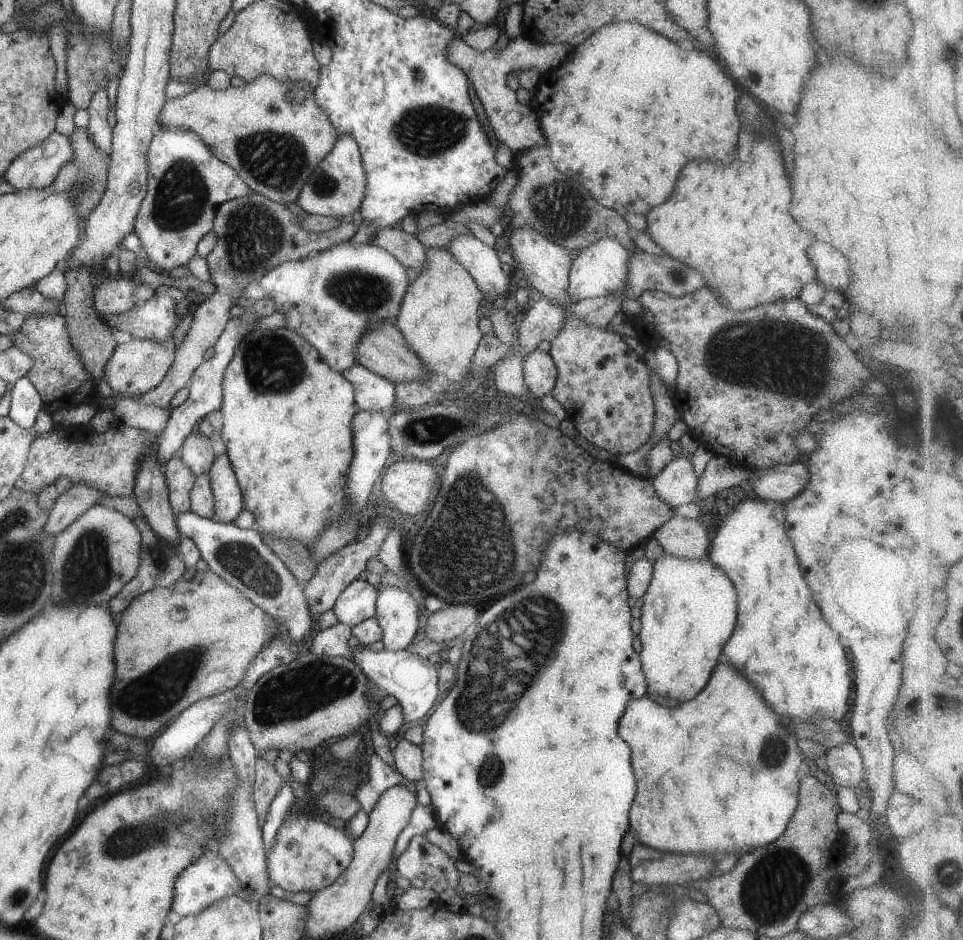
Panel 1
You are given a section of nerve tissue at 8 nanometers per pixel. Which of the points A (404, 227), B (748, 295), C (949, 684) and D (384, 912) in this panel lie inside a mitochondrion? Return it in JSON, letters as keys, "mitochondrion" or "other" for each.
{"A":"other","B":"other","C":"other","D":"other"}

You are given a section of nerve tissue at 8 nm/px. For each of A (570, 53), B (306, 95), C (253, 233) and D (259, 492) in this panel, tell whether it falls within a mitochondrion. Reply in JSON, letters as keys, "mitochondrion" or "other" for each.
{"A":"other","B":"other","C":"mitochondrion","D":"other"}

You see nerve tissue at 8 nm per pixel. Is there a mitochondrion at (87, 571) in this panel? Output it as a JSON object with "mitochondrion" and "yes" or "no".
{"mitochondrion":"yes"}

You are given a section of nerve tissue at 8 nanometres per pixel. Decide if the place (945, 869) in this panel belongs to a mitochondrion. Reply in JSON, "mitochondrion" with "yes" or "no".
{"mitochondrion":"yes"}

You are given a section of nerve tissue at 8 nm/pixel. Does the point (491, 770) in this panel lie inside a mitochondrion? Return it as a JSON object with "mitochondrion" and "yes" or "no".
{"mitochondrion":"yes"}

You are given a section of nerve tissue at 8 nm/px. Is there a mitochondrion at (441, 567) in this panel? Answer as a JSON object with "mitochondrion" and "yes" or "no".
{"mitochondrion":"yes"}

